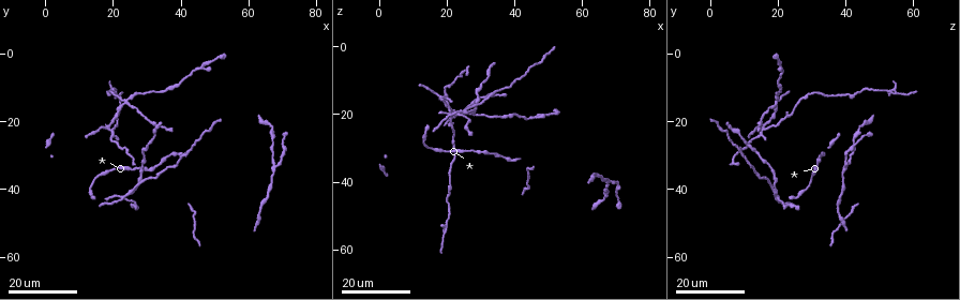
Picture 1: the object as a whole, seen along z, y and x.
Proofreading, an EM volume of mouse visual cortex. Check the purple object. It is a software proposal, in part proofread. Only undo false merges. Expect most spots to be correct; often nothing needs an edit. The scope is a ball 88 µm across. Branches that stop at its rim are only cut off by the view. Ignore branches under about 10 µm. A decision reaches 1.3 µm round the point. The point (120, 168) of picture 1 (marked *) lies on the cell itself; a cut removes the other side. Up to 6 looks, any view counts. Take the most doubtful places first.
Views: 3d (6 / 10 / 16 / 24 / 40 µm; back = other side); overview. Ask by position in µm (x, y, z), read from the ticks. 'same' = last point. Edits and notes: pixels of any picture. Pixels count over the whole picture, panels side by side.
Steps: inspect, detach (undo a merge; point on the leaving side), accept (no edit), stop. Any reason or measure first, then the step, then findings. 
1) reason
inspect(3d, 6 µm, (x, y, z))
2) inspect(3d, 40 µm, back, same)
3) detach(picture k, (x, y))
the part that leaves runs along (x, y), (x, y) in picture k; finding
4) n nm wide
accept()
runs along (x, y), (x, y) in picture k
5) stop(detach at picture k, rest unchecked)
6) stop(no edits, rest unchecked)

looks like a crossing
inspect(3d, 24 µm, (24.0, 14.0, 19.5))

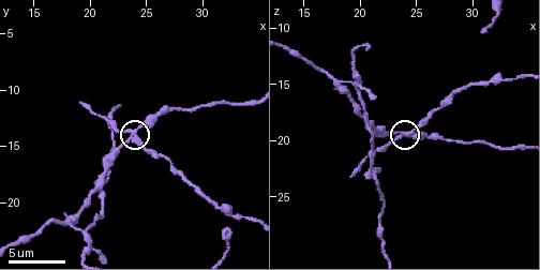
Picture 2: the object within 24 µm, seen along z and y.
closer look
inspect(3d, 6 µm, (23.8, 14.0, 19.2))

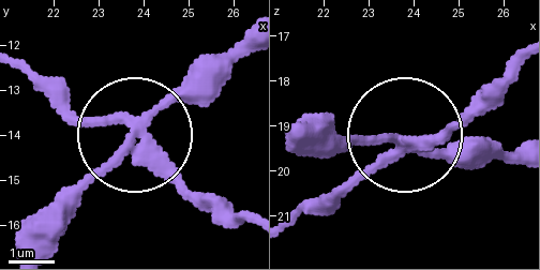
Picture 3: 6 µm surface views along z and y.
accept()
runs along (301, 129), (428, 140), (493, 87) in picture 3; continuous, no second cell

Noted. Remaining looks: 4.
four or more arms meet
inspect(3d, 10 µm, (17.8, 22.0, 15.0))

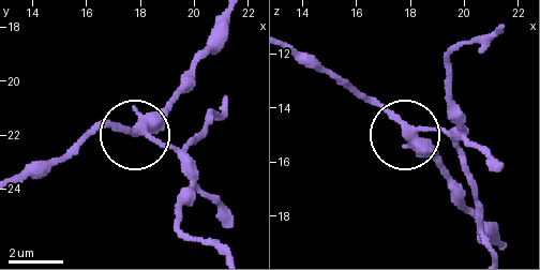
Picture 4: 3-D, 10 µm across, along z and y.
4 arms
detach(picture 4, (181, 158))
two cells meet here

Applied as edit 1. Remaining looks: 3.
two arms in line, one across
inspect(3d, 16 µm, (68.5, 33.5, 40.0))

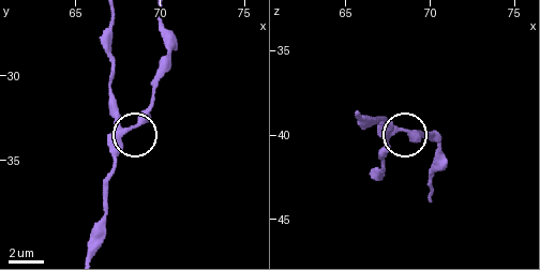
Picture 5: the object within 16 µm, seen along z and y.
inspect(3d, 6 µm, (67.8, 33.2, 39.6))

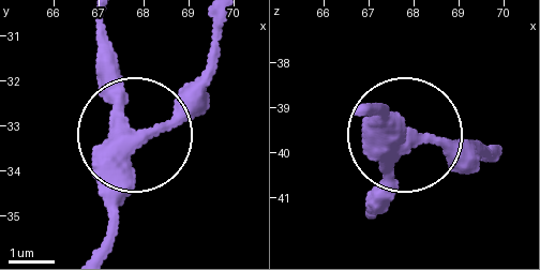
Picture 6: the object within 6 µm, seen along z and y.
3 arms
accept()
one cell here

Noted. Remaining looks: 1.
stop(detach at picture 4, rest unchecked)

